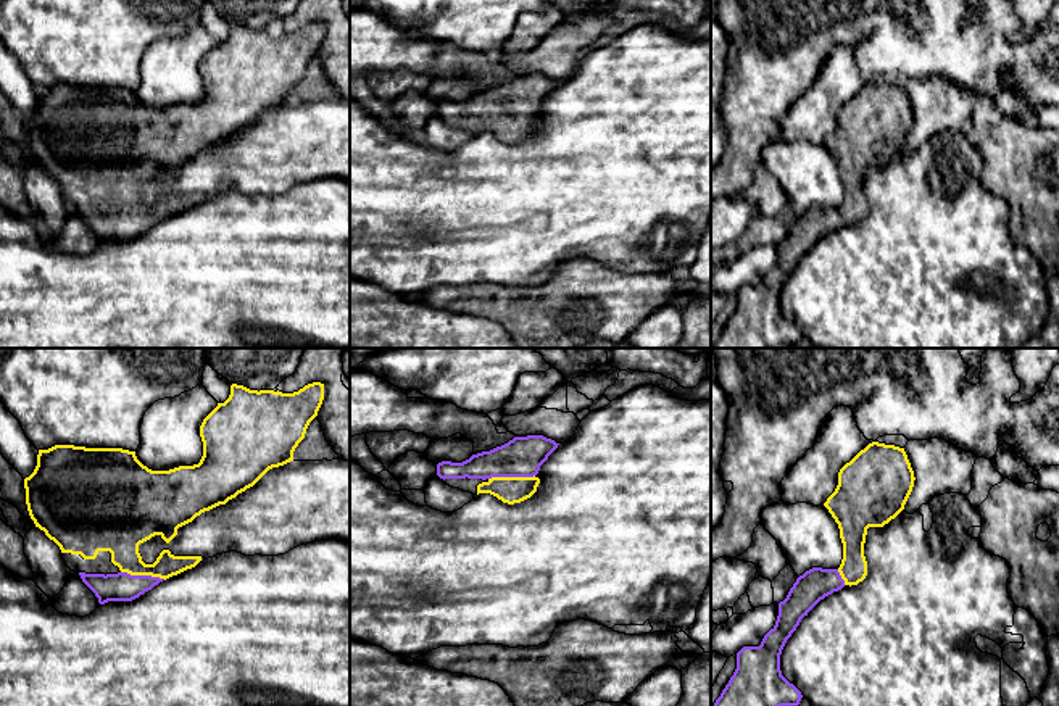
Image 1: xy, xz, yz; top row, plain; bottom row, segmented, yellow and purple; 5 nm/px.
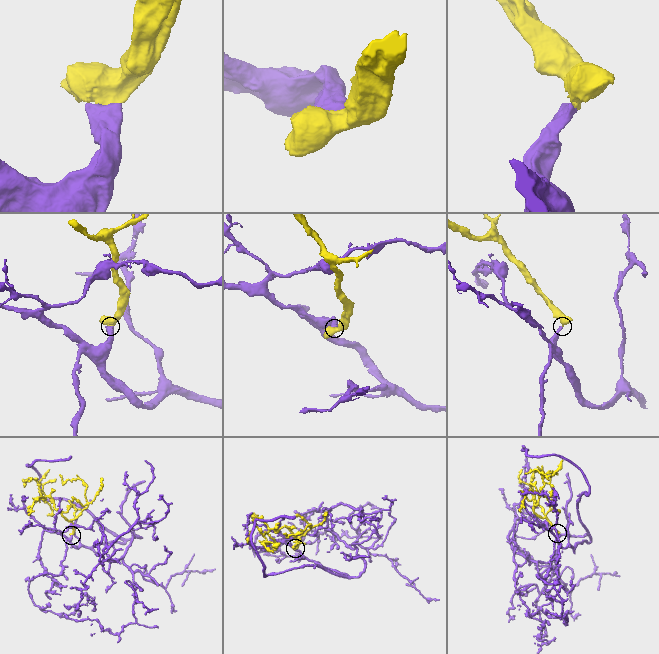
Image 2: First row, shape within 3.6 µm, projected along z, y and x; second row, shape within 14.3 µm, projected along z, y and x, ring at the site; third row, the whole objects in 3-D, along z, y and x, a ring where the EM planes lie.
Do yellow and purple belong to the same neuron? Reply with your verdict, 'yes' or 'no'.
yes

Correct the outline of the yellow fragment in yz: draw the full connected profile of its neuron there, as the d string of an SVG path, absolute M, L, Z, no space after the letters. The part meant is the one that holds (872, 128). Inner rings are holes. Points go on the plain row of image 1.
M878 81L869 82L838 111L838 124L824 145L840 168L843 198L838 208L812 206L796 218L787 237L779 242L775 264L759 285L743 285L737 292L737 308L716 338L712 348L777 348L798 345L803 334L780 309L780 293L801 258L825 235L845 224L858 224L867 214L864 182L869 166L883 166L903 148L914 126L914 110L904 87Z

